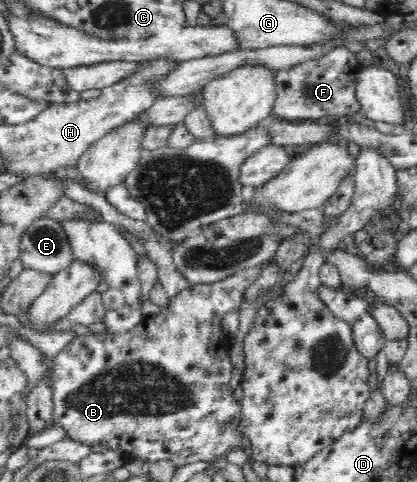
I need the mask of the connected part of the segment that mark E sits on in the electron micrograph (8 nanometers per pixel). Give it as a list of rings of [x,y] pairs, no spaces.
[[[42,217],[25,229],[18,258],[24,268],[35,269],[50,276],[68,269],[75,261],[64,226]]]

